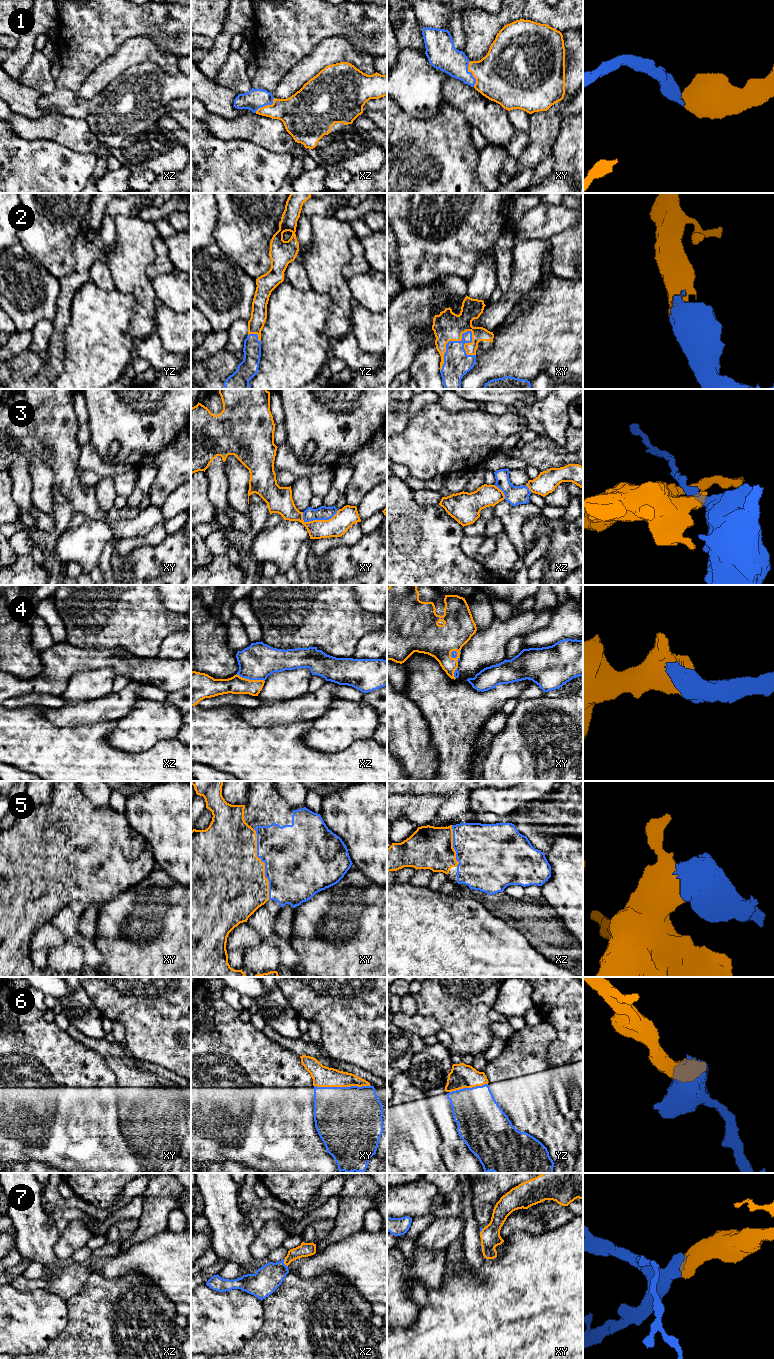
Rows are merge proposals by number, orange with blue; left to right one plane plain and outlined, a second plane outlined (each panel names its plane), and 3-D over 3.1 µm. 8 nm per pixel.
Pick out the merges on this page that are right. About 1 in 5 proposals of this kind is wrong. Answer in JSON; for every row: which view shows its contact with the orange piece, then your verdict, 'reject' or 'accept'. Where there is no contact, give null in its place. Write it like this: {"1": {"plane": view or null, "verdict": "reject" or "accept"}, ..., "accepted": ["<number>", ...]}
{"1": {"plane": "xy", "verdict": "accept"}, "2": {"plane": "xy", "verdict": "accept"}, "3": {"plane": "xy", "verdict": "reject"}, "4": {"plane": "xz", "verdict": "accept"}, "5": {"plane": "xy", "verdict": "accept"}, "6": {"plane": "xy", "verdict": "accept"}, "7": {"plane": "xz", "verdict": "accept"}, "accepted": ["1", "2", "4", "5", "6", "7"]}

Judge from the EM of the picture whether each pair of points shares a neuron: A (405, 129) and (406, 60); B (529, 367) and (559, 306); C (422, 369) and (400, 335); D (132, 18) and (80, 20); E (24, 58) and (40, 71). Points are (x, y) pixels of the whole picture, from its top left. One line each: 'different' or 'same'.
A: different
B: same
C: different
D: same
E: different

